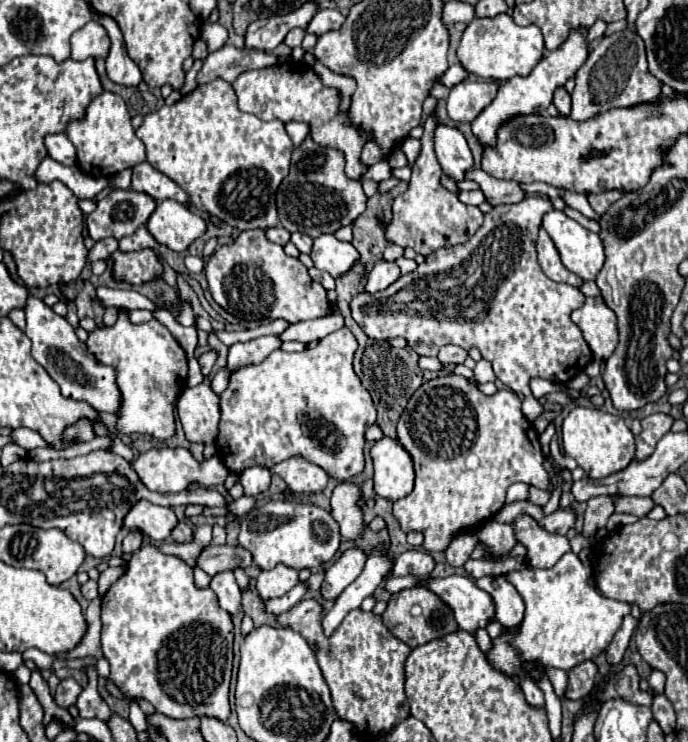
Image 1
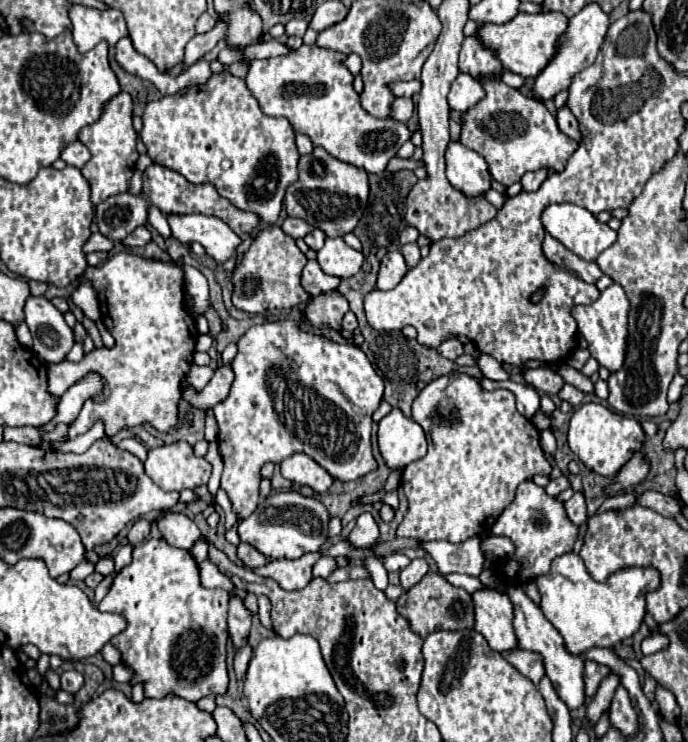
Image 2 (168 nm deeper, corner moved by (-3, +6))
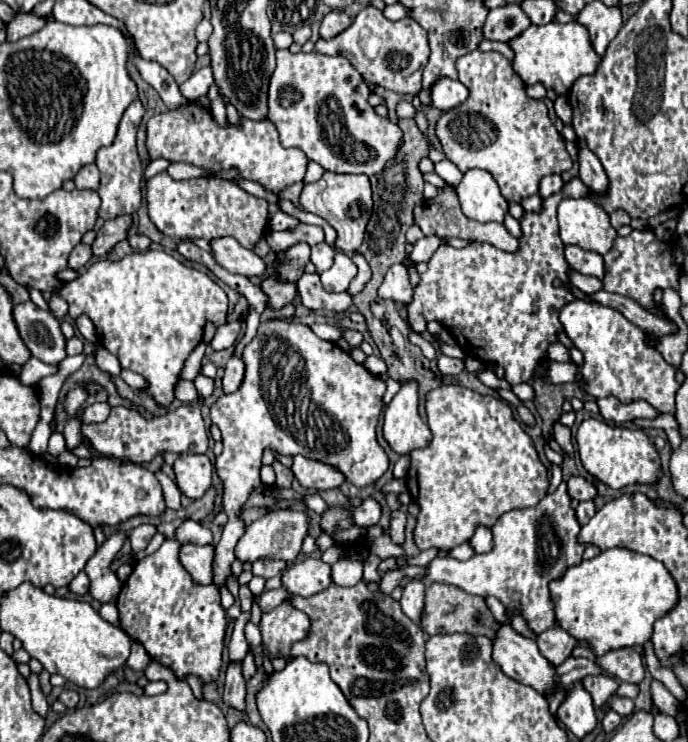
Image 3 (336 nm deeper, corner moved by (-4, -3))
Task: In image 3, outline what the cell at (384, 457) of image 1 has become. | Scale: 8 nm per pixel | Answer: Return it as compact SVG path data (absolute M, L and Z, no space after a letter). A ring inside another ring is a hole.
M402 383L384 413L384 439L398 455L424 449L432 441L428 425L418 415L418 385Z

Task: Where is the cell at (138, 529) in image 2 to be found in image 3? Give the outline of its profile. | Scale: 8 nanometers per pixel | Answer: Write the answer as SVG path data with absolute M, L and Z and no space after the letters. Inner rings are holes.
M140 525L140 527L136 527L136 529L130 533L132 551L138 553L138 551L146 549L146 545L148 545L148 541L152 539L154 533L156 533L156 527L154 527L154 525Z

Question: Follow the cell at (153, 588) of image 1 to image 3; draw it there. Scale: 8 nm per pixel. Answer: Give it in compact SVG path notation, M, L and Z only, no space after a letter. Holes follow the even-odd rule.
M166 539L156 553L136 563L116 601L120 627L144 645L152 661L168 667L178 681L194 675L202 683L212 683L218 679L222 665L228 625L226 611L216 585L196 585L192 581L190 573L178 561L178 549L180 541Z

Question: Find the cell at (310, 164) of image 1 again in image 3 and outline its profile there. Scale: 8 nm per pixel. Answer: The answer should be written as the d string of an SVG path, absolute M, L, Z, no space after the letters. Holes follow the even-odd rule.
M324 173L320 181L304 183L300 193L300 207L306 213L314 213L322 217L328 225L336 231L336 247L344 253L352 253L360 247L366 223L372 213L372 191L370 181L366 175L338 175L338 173Z

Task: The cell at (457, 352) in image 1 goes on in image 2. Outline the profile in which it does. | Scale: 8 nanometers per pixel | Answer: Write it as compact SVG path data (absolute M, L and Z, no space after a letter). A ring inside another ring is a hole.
M449 338L449 340L443 340L437 348L437 352L443 356L443 358L449 358L449 360L455 360L463 354L463 344L455 338Z

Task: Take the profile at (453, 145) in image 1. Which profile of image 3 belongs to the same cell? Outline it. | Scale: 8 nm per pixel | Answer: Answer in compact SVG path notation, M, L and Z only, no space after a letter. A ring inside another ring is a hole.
M468 169L462 175L462 181L456 187L462 213L468 219L486 223L486 221L504 221L508 213L508 203L504 201L494 177L484 169Z

